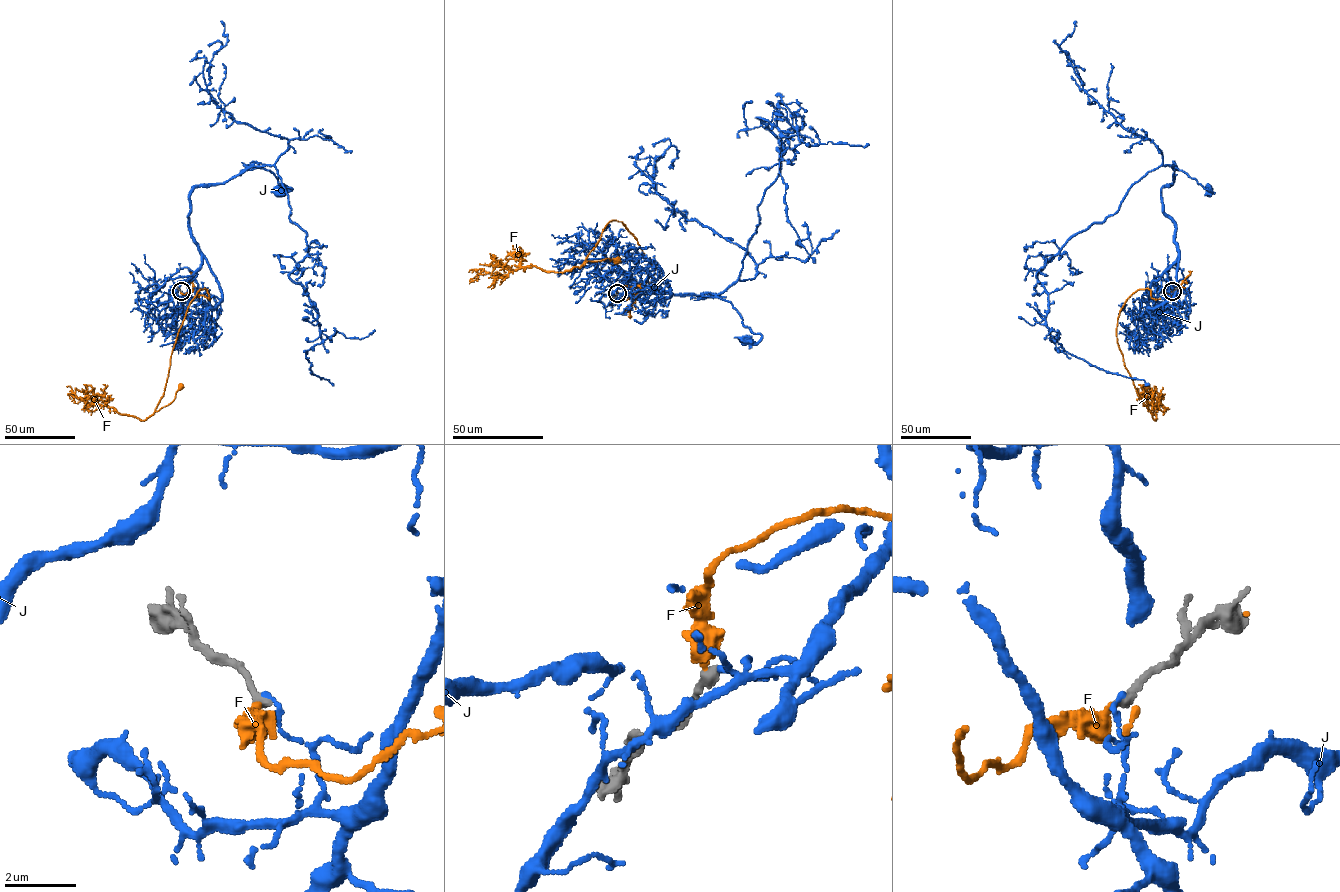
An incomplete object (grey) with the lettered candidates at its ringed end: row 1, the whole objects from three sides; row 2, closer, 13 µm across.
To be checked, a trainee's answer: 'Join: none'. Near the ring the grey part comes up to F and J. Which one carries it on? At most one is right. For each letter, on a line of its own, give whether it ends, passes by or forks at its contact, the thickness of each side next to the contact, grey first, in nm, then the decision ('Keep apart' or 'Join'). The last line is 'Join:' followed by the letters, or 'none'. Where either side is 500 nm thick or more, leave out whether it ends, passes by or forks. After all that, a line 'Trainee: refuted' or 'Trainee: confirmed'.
F: It ends there. Thickness 280 nm (grey) against 320 nm. Join
J: It ends there. Thickness 280 nm (grey) against 140 nm. Keep apart
Join: F
Trainee: refuted

